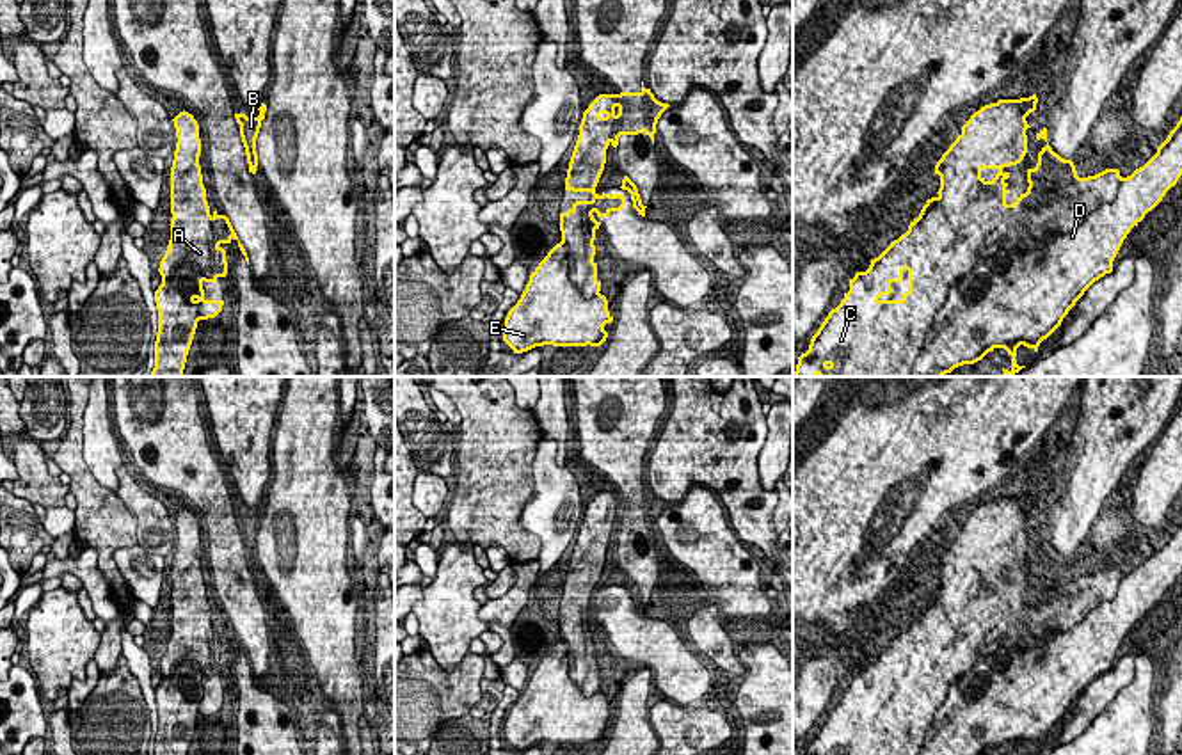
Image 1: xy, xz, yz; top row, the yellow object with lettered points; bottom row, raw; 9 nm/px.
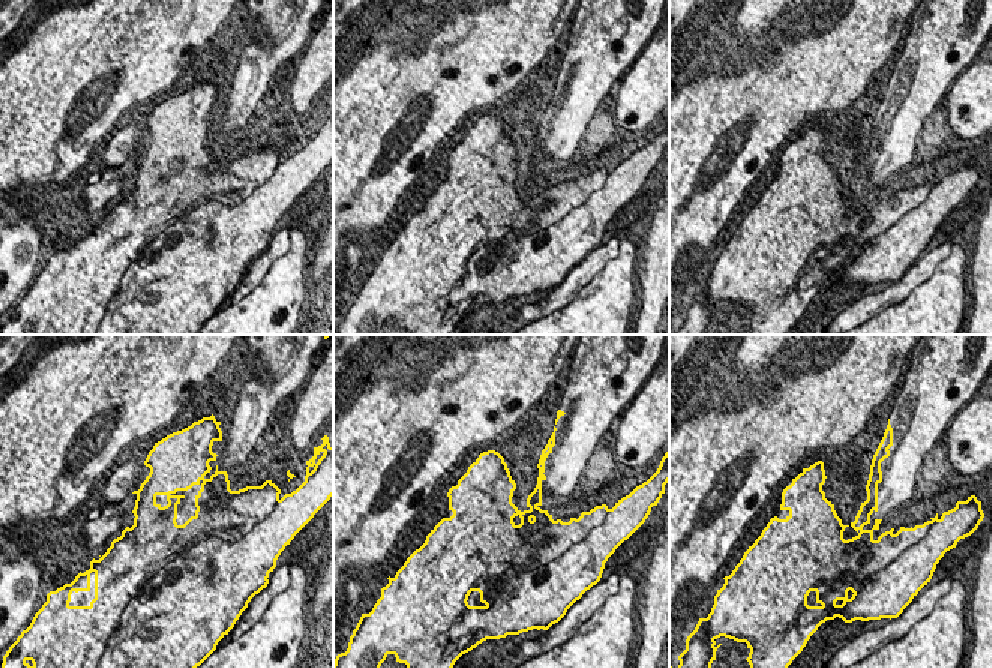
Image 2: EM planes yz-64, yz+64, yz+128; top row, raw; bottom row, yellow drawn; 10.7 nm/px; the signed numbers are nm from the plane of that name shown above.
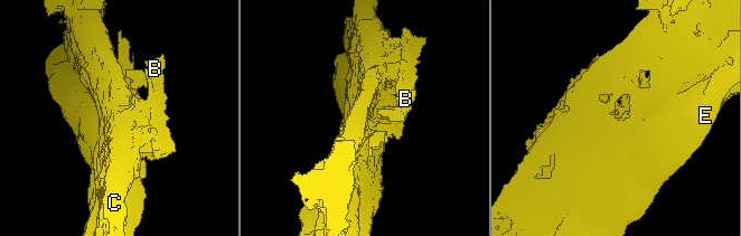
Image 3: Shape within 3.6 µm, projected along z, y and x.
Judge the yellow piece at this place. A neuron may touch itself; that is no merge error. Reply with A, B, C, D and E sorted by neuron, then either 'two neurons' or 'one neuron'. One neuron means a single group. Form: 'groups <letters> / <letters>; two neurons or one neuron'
groups A B C D E; one neuron

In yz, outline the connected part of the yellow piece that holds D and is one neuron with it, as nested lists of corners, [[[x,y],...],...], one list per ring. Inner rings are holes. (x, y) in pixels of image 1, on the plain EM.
[[[1036,492],[1020,497],[999,497],[981,505],[962,524],[962,531],[935,563],[940,574],[938,593],[926,599],[908,629],[875,657],[866,670],[850,677],[850,689],[828,711],[809,748],[800,755],[985,755],[1004,746],[1017,755],[1020,743],[1038,750],[1047,737],[1100,675],[1113,670],[1113,659],[1134,624],[1152,609],[1182,574],[1182,515],[1157,551],[1130,574],[1106,567],[1095,574],[1079,576],[1072,558],[1061,556],[1052,545],[1042,545],[1034,567],[1027,567],[1027,590],[1013,602],[1006,600],[1010,588],[1004,565],[1017,563],[1027,551],[1026,515],[1036,508]],[[908,670],[908,687],[901,698],[882,698],[890,693],[892,680],[903,680]]]

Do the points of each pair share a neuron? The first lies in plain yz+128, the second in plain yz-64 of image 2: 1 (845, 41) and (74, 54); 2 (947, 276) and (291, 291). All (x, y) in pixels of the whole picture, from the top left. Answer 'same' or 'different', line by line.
1: same
2: same

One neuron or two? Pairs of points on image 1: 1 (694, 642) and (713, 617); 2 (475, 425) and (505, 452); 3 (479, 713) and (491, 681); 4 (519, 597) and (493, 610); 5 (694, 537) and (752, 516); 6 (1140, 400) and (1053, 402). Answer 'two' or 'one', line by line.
1: two
2: one
3: one
4: one
5: two
6: two

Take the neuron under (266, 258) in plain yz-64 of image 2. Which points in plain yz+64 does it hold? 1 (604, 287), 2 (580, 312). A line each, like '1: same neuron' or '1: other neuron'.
1: other neuron
2: other neuron

